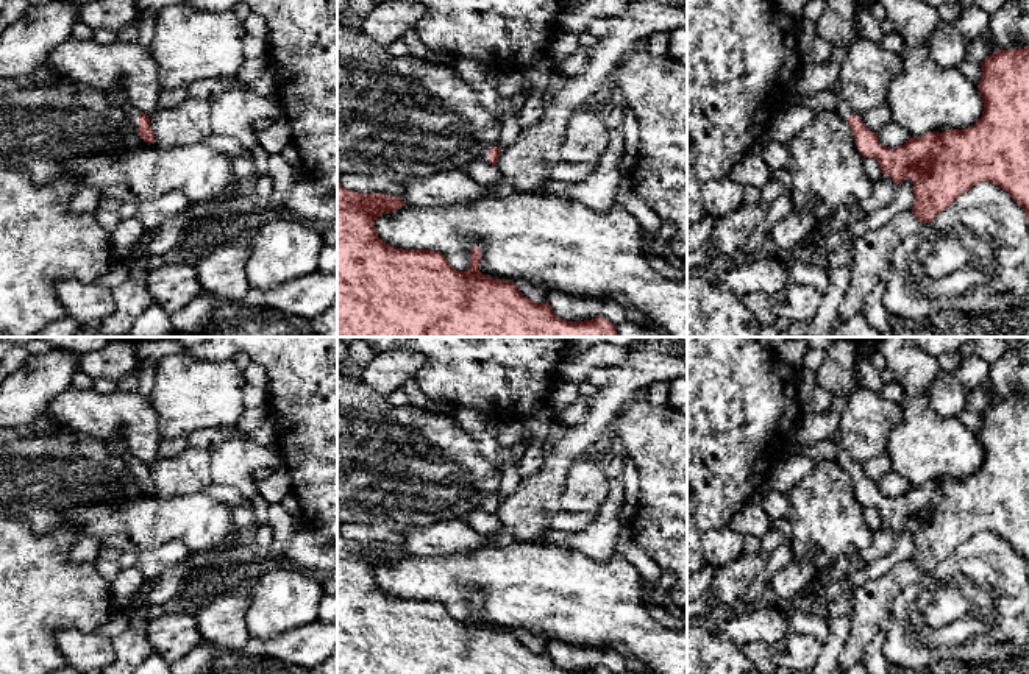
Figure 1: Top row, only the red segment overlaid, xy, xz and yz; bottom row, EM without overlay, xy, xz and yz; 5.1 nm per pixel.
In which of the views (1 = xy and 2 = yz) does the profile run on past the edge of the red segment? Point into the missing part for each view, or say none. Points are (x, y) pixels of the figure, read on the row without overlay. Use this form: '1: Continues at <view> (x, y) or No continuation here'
1: Continues at xy (133, 462)
2: Continues at yz (843, 459)

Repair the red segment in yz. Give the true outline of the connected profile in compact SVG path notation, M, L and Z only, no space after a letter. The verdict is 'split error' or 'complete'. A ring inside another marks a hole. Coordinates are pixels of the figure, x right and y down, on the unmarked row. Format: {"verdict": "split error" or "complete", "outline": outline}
{"verdict": "split error", "outline": "M1029 396L993 401L982 412L977 437L984 460L974 474L910 487L896 498L884 496L878 484L865 476L862 465L845 449L840 432L832 437L839 448L835 462L849 473L859 502L874 507L881 523L888 524L895 534L913 529L912 562L921 573L931 573L962 543L988 530L1004 538L1024 559L1029 574Z"}

